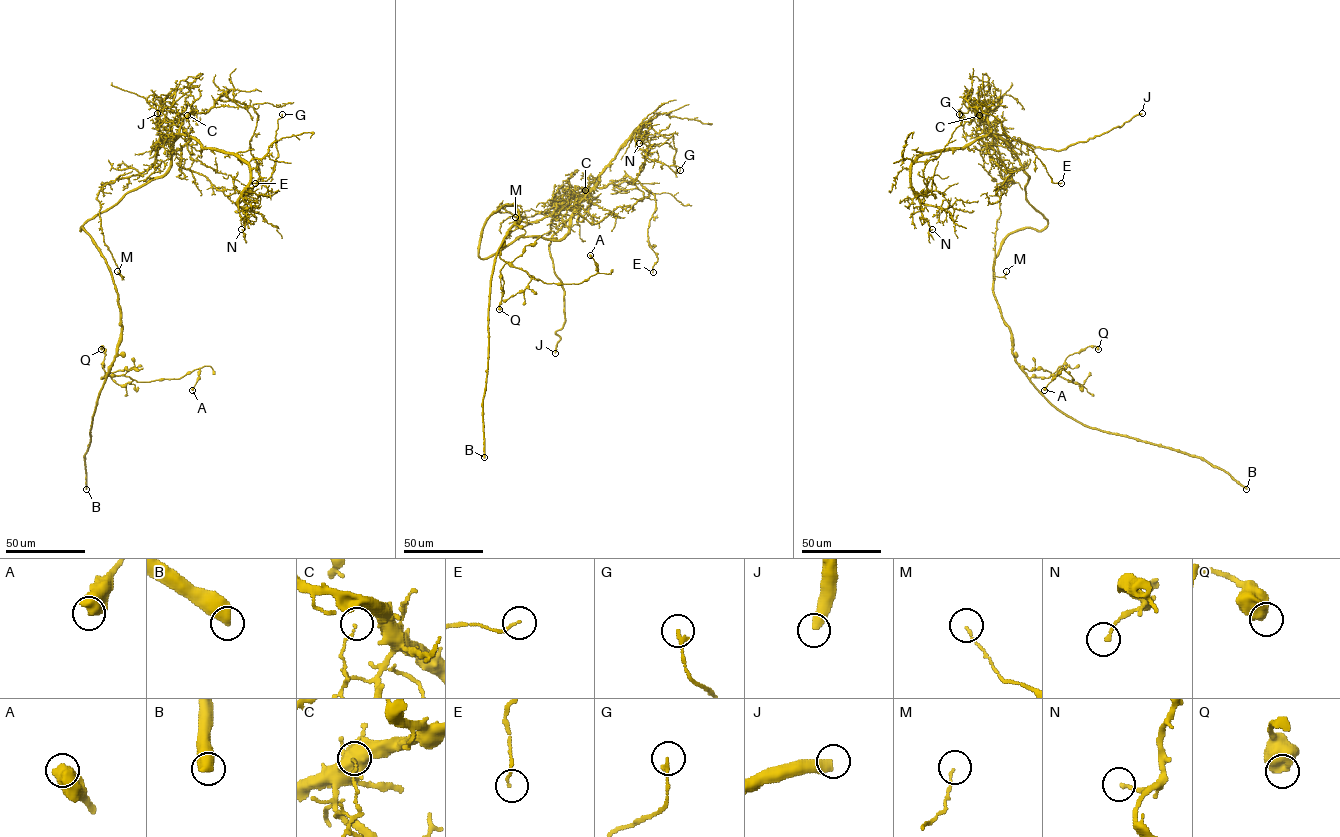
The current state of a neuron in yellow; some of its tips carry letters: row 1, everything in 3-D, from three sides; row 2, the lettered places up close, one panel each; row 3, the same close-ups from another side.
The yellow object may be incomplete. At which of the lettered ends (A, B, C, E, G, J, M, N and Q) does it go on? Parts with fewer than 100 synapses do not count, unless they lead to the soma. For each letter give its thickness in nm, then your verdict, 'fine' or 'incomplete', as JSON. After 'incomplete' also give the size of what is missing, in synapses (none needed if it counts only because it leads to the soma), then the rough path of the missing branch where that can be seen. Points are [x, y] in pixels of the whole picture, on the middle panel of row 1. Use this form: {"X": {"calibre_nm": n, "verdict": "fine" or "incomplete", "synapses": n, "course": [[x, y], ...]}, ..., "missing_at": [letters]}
{"A": {"calibre_nm": 650, "verdict": "fine"}, "B": {"calibre_nm": 600, "verdict": "incomplete", "synapses": 1500}, "C": {"calibre_nm": 80, "verdict": "fine"}, "E": {"calibre_nm": 100, "verdict": "fine"}, "G": {"calibre_nm": 180, "verdict": "fine"}, "J": {"calibre_nm": 480, "verdict": "incomplete", "course": [[555, 353], [554, 360], [561, 364], [559, 367]]}, "M": {"calibre_nm": 90, "verdict": "fine"}, "N": {"calibre_nm": 150, "verdict": "fine"}, "Q": {"calibre_nm": 700, "verdict": "fine"}, "missing_at": ["B", "J"]}

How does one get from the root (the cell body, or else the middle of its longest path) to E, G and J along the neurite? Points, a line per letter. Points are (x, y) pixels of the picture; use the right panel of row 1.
E: (1034, 229), (1047, 221), (1026, 198), (1029, 175), (967, 95), (1061, 183)
G: (1034, 229), (1047, 221), (1029, 175), (992, 135), (923, 153), (912, 190), (929, 191), (925, 166), (959, 114)
J: (1034, 229), (1041, 231), (1047, 221), (1026, 198), (1029, 175), (1006, 141), (1020, 140), (1062, 150), (1142, 113)

